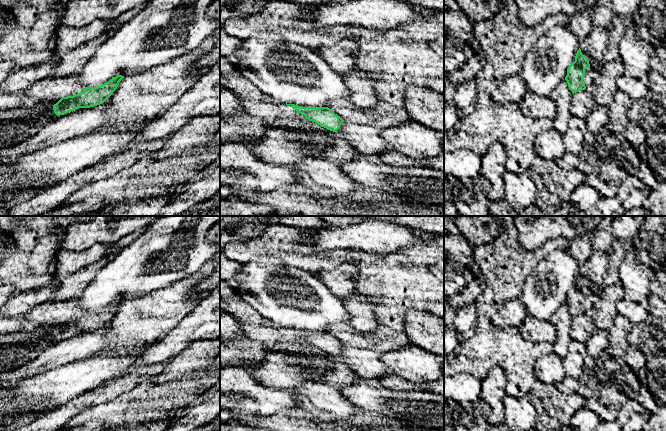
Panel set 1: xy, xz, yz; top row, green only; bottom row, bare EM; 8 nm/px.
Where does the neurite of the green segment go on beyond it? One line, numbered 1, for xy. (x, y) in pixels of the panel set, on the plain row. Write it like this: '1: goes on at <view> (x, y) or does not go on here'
1: goes on at xy (50, 314)

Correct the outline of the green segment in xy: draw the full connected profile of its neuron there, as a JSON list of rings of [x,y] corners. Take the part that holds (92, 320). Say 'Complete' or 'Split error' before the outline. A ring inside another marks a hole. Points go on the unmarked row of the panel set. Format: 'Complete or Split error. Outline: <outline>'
Split error. Outline: [[[78,297],[65,301],[46,301],[25,315],[28,322],[53,329],[57,340],[78,332],[90,332],[103,328],[117,313],[124,302],[117,299],[97,311],[85,311]]]

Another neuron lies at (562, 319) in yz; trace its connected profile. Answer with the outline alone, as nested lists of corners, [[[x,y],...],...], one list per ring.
[[[563,304],[550,319],[556,331],[556,338],[553,342],[553,352],[563,359],[567,355],[568,345],[571,342],[572,315],[566,304]]]

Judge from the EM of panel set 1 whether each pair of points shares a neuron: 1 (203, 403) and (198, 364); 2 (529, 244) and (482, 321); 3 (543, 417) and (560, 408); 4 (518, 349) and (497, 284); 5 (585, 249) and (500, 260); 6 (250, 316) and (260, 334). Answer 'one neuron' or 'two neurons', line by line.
1: two neurons
2: two neurons
3: one neuron
4: one neuron
5: two neurons
6: two neurons

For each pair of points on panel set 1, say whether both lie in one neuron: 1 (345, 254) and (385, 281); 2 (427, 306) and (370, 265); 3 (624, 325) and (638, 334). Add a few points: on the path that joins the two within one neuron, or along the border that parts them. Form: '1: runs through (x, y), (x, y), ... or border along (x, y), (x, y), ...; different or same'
1: runs through (355, 257), (360, 258), (375, 272); same
2: runs through (413, 293), (407, 288), (393, 288), (384, 279); same
3: border along (633, 324), (627, 335), (627, 342), (629, 344); different

